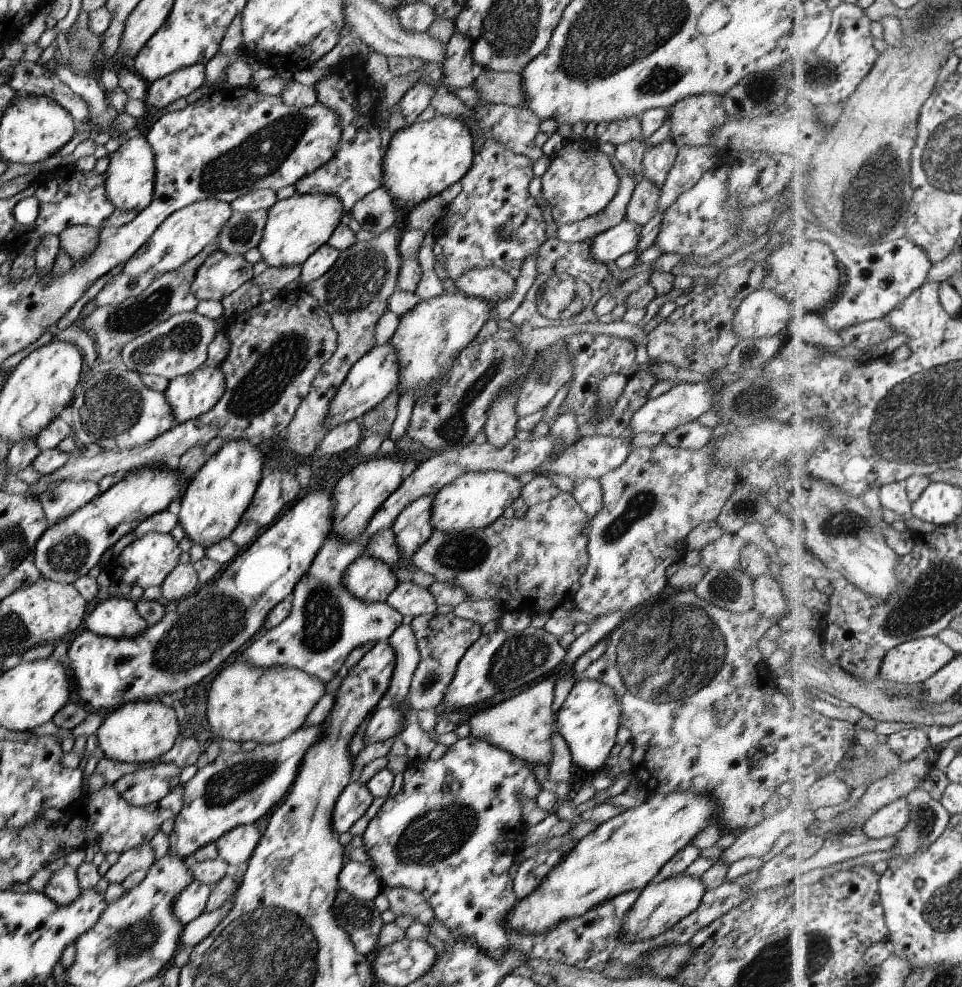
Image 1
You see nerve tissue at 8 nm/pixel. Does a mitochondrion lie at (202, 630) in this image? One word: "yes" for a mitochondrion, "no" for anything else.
yes

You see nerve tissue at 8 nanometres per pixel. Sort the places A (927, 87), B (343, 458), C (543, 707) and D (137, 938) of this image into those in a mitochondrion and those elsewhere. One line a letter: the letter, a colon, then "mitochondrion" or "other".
A: other
B: other
C: other
D: mitochondrion

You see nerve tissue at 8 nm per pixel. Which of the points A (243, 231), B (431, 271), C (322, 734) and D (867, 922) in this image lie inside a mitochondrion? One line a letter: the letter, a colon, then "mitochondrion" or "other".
A: mitochondrion
B: other
C: other
D: other

